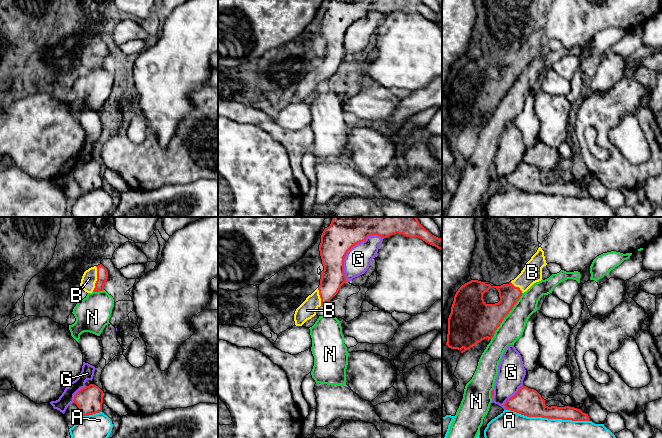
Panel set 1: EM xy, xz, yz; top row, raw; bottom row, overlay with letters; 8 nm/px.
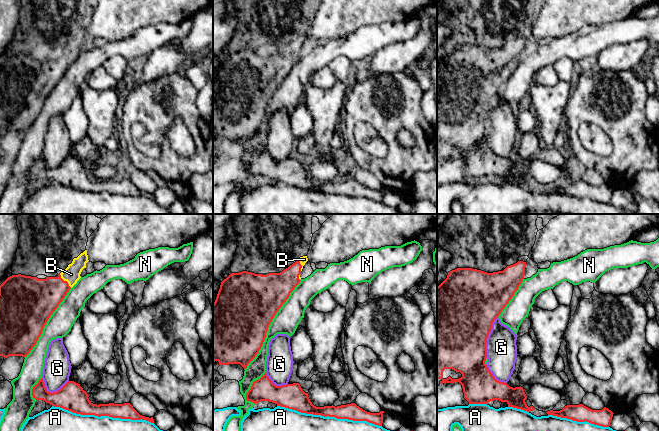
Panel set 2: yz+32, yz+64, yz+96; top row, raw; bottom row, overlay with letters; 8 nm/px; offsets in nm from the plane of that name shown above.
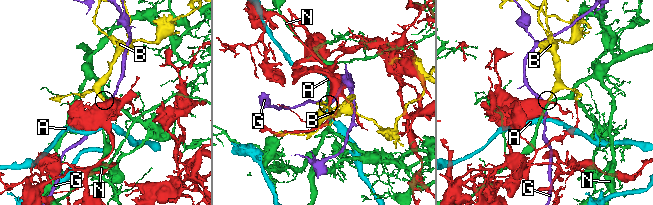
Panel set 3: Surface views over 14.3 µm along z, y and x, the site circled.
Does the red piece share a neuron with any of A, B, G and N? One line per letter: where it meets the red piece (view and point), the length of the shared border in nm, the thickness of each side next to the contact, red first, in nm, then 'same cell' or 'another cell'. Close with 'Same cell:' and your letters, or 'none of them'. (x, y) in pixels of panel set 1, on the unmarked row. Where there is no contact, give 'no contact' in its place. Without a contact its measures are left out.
A: meets red in yz at (548, 194); contact 700 nm long; 220 nm thick on the red side, 380 nm on the other; another cell
B: meets red in xy at (97, 55); contact 220 nm long; 100 nm thick on the red side, 120 nm on the other; same cell
G: meets red in xz at (350, 24); contact 460 nm long; 260 nm thick on the red side, 200 nm on the other; another cell
N: meets red in yz at (506, 91); contact 460 nm long; 320 nm thick on the red side, 190 nm on the other; another cell
Same cell: B

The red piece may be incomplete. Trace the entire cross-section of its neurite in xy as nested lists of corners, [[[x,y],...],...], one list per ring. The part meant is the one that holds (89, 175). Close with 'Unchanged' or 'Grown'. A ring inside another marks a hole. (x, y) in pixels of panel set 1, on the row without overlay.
[[[90,160],[74,171],[74,179],[83,192],[100,189],[102,188],[103,170],[98,162]]]. Unchanged

